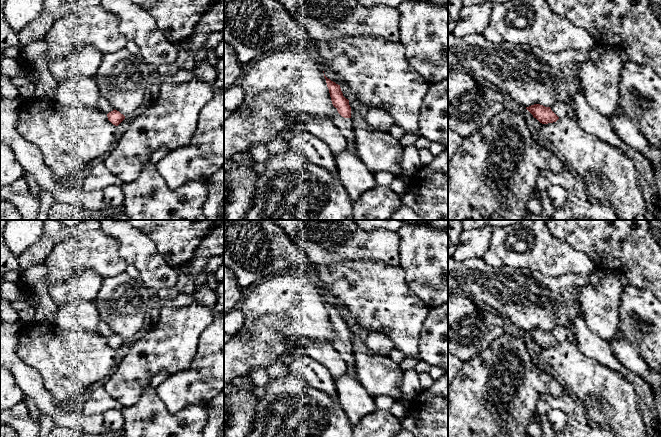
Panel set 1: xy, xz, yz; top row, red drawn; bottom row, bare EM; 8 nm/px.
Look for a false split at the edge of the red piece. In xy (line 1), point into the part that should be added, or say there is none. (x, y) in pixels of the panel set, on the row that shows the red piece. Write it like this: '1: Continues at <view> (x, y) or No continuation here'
1: Continues at xy (103, 104)

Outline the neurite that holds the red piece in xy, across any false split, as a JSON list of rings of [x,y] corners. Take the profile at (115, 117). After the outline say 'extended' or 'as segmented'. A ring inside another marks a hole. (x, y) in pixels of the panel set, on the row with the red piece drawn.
[[[100,96],[98,98],[97,103],[97,108],[107,115],[108,120],[113,125],[118,126],[125,119],[125,116],[121,114],[119,111],[115,110],[103,96]]]; extended

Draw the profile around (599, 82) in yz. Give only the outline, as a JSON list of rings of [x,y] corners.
[[[612,48],[605,51],[597,63],[586,60],[578,66],[581,93],[588,104],[606,118],[623,113],[619,96],[621,67],[620,56]]]

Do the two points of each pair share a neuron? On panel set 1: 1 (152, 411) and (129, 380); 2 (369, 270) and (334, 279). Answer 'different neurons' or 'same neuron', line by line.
1: different neurons
2: same neuron

